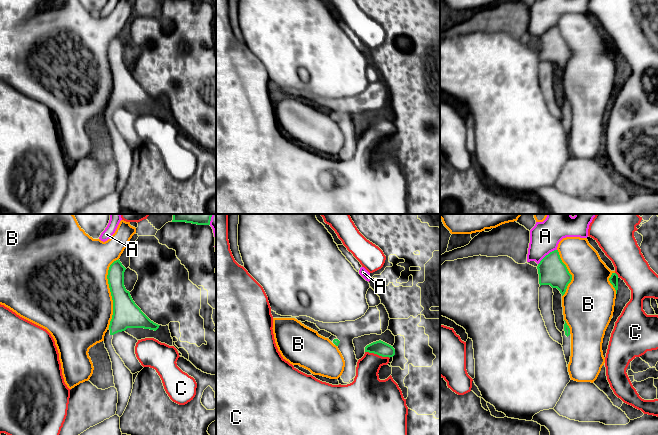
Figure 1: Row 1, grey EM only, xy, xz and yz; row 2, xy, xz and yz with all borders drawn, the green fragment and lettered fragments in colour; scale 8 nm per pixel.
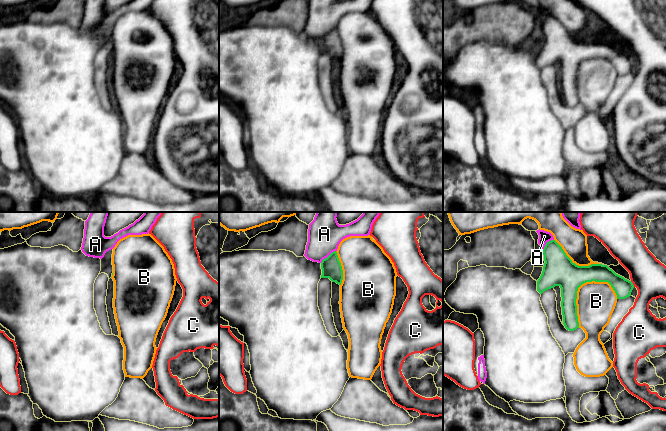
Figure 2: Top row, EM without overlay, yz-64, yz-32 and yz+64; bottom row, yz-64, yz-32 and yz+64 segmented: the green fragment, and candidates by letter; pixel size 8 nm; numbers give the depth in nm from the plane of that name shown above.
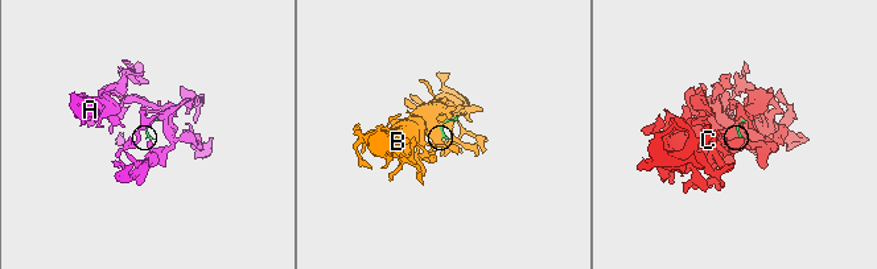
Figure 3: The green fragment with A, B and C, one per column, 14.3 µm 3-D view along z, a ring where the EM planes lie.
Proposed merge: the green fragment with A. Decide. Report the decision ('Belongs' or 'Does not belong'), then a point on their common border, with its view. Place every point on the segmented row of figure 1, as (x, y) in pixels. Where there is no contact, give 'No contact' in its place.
Does not belong. Touches green at yz (546, 255)

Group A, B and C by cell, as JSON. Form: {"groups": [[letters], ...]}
{"groups": [["A"], ["B"], ["C"]]}

